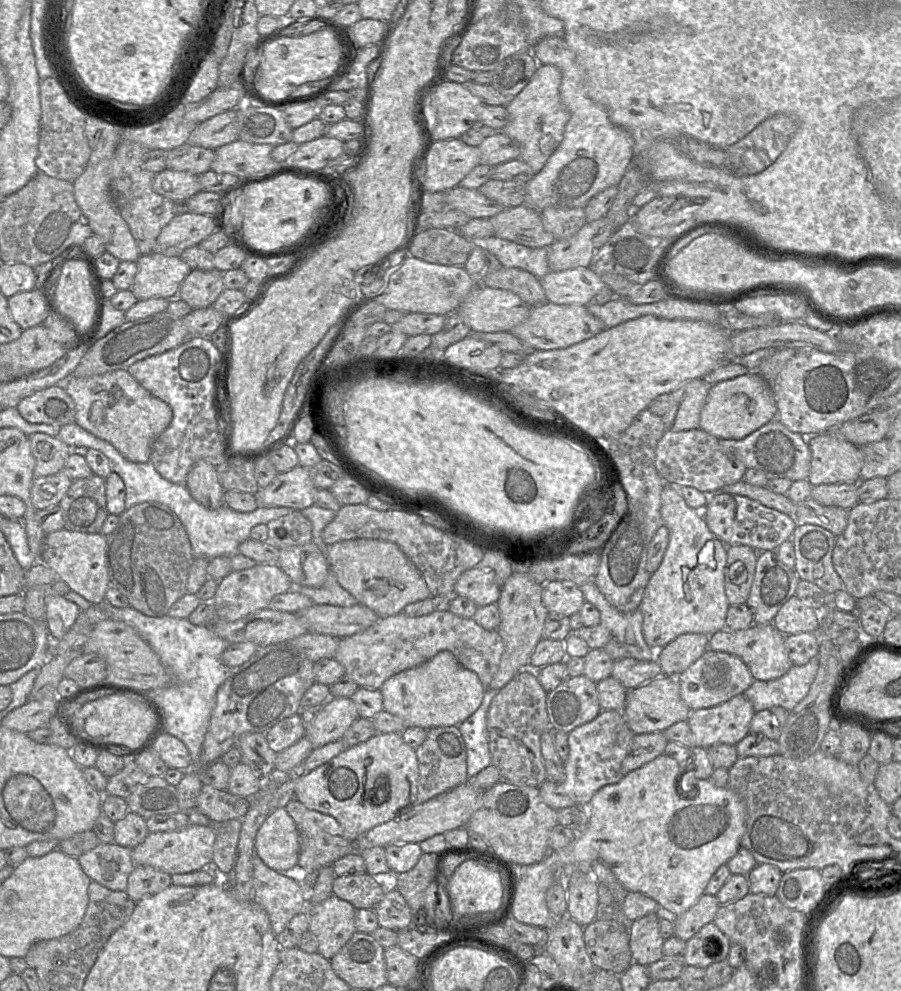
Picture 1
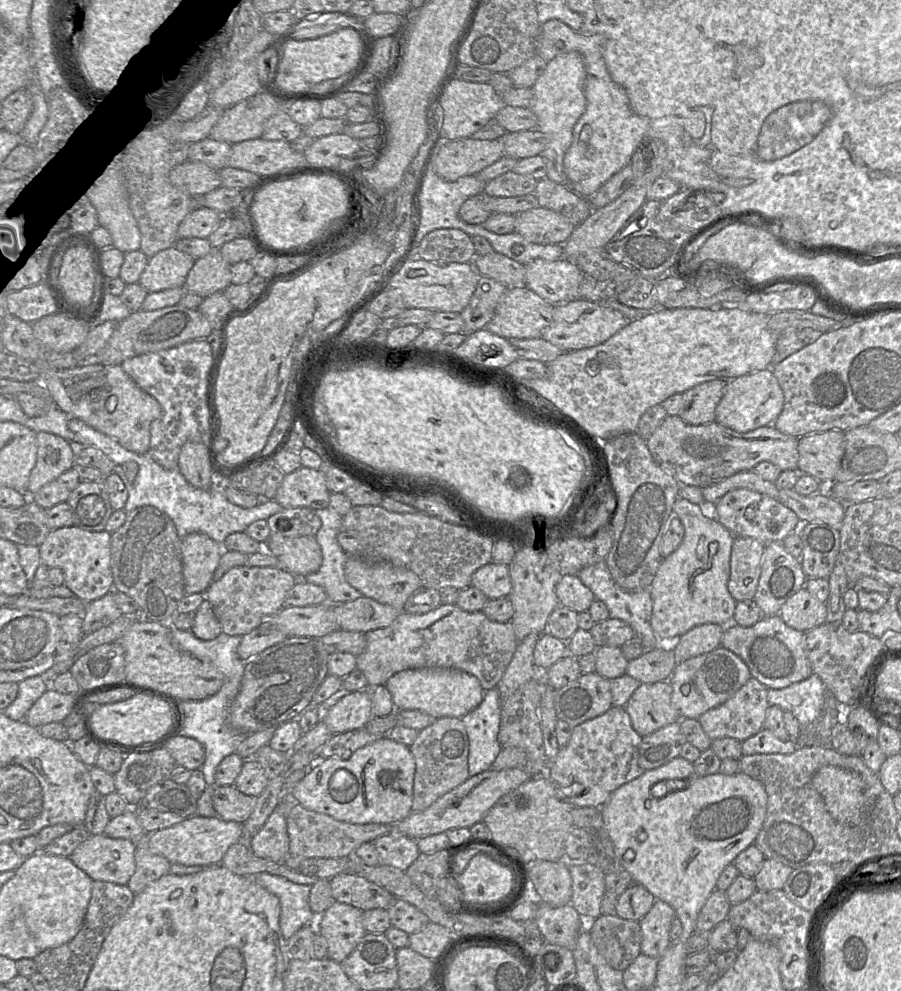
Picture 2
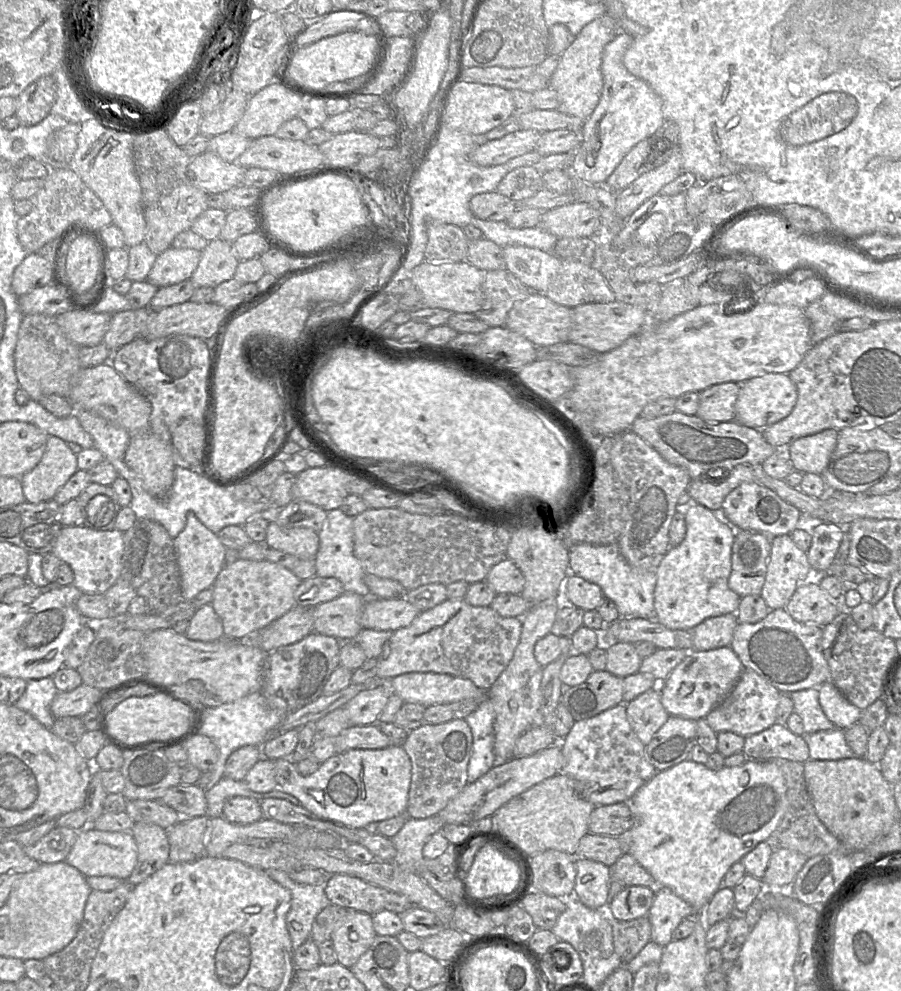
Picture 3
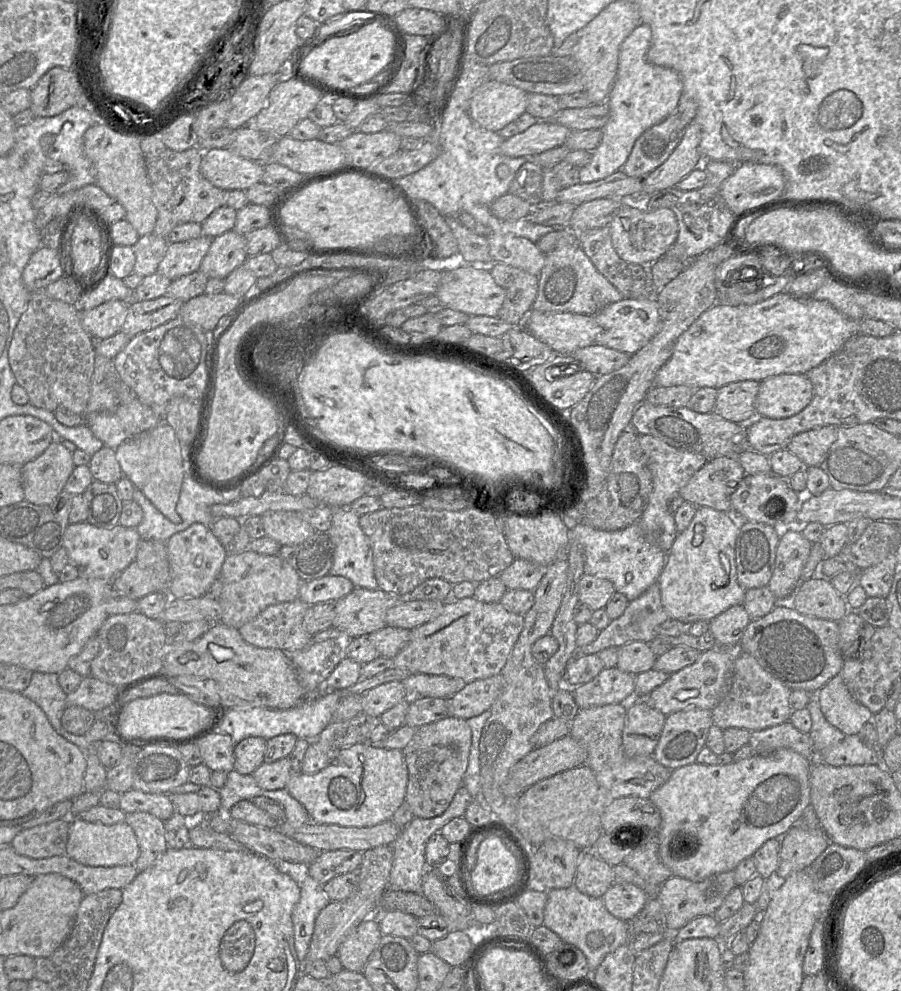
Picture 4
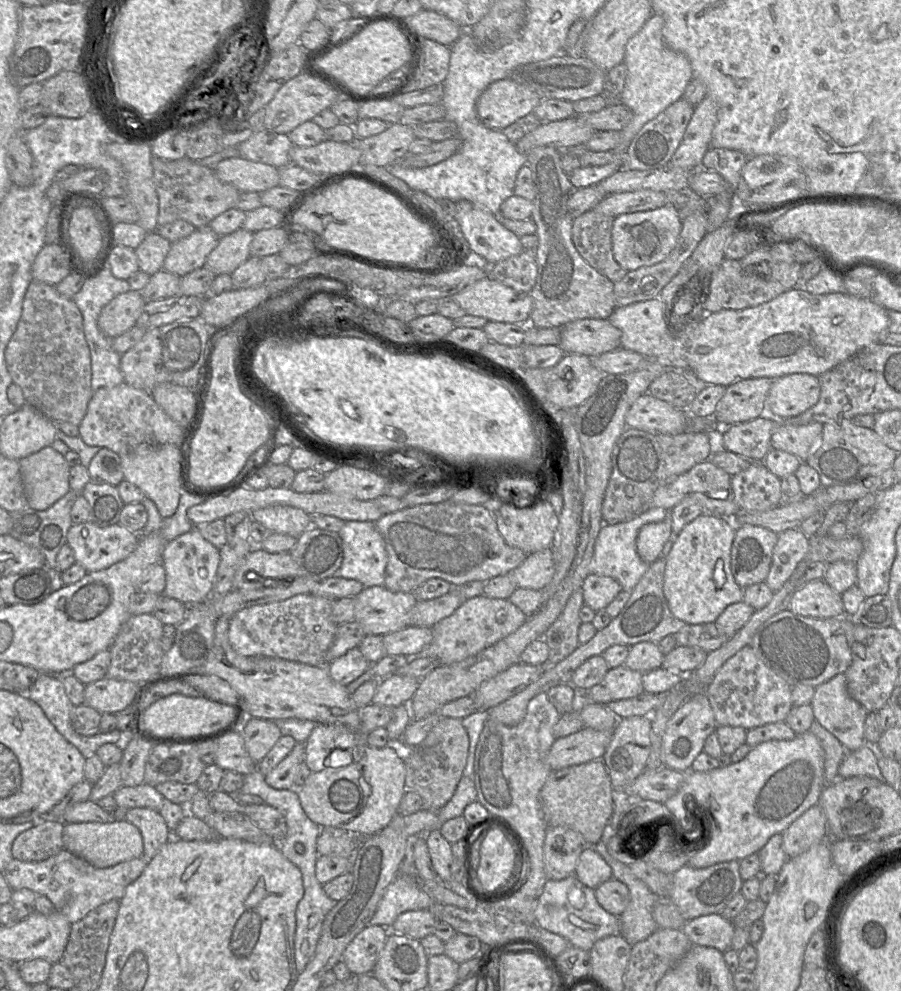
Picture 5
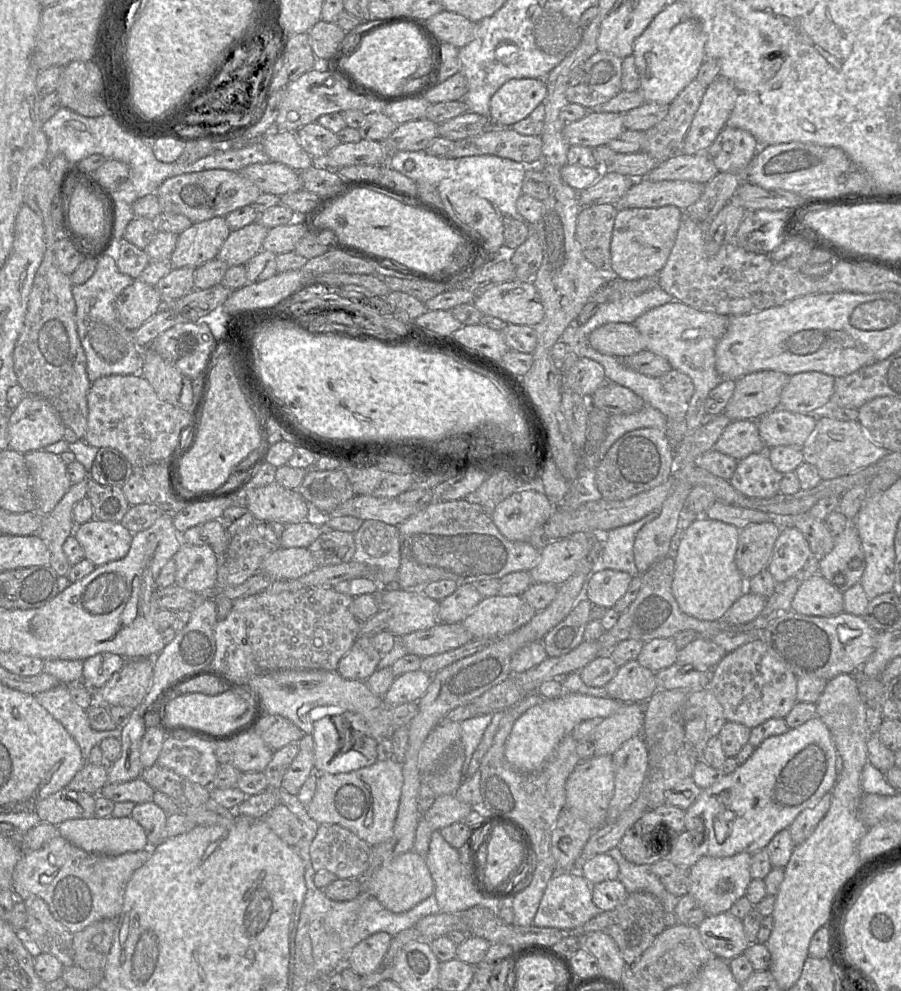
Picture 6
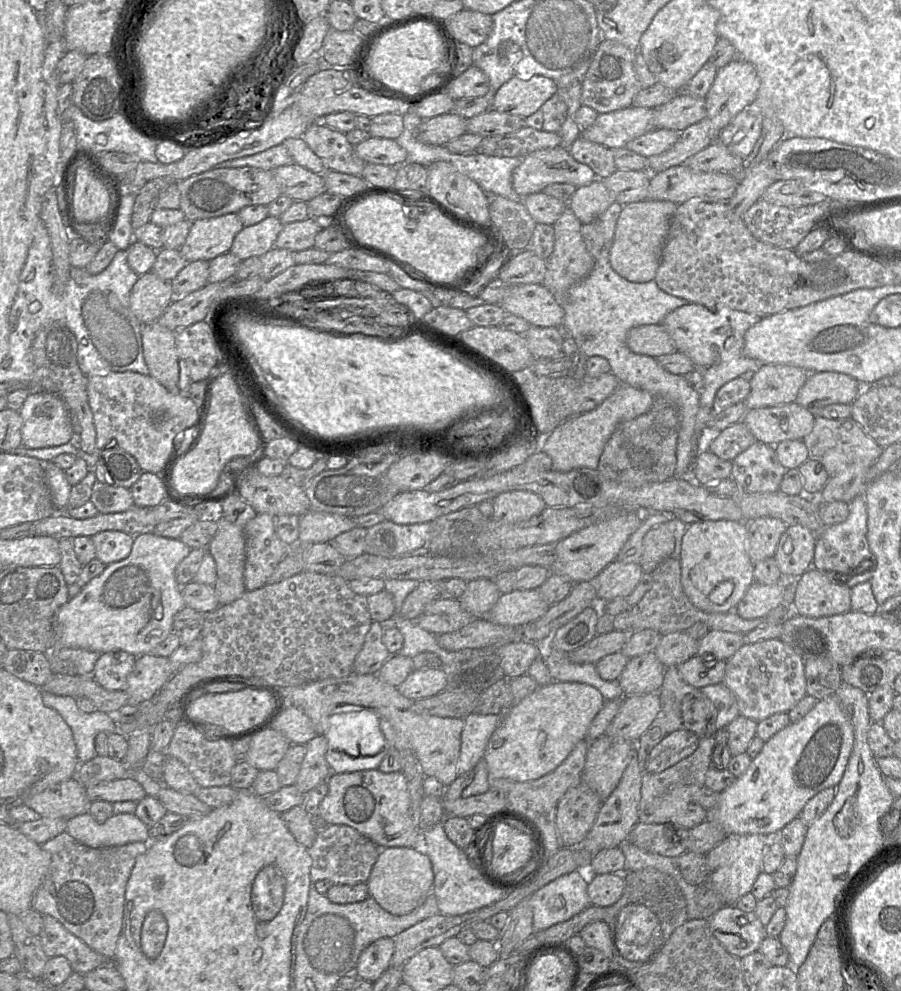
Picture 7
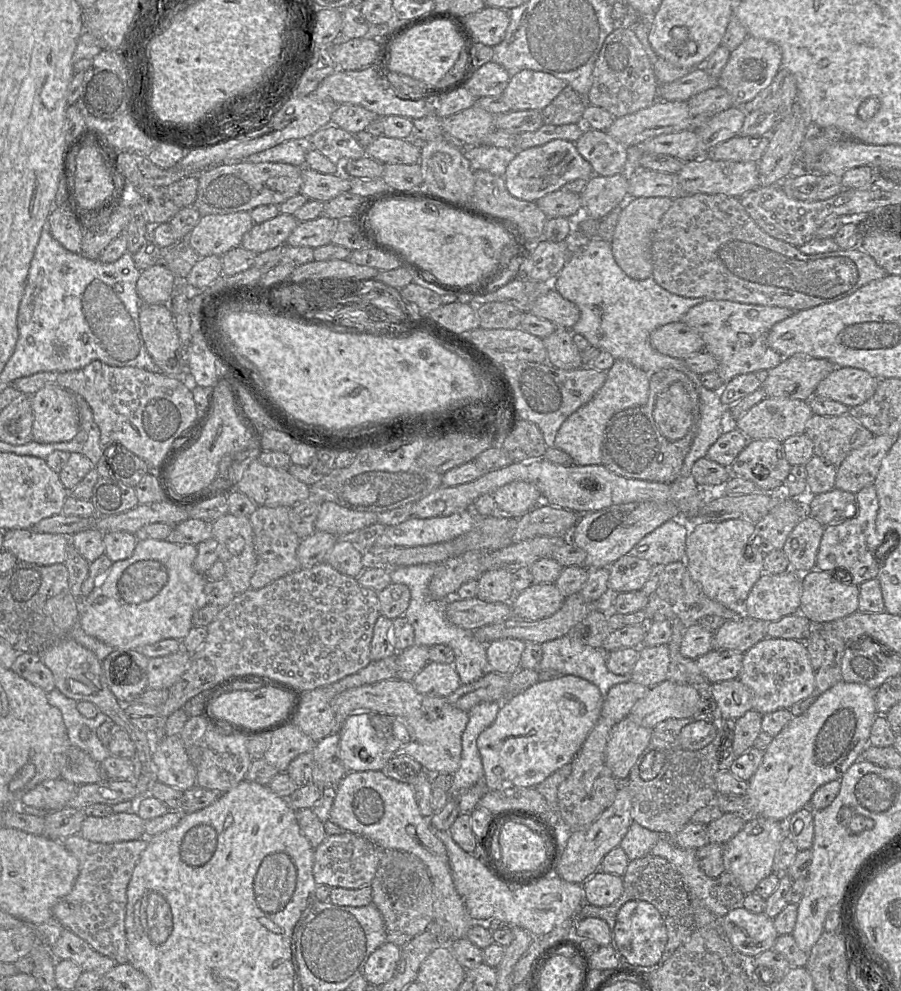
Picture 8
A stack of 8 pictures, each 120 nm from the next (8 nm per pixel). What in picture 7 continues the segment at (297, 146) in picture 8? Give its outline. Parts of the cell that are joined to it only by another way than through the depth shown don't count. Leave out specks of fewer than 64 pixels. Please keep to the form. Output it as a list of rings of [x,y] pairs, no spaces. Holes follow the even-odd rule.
[[[282,143],[254,155],[222,162],[215,168],[240,168],[248,166],[271,170],[292,163],[294,163],[293,159],[286,146]]]

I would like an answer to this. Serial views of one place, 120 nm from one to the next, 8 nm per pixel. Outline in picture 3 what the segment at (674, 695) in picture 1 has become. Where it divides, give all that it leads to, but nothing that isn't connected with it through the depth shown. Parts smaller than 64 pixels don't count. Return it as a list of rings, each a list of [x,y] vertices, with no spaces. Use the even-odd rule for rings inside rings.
[[[659,685],[625,704],[632,730],[646,746],[670,717],[661,703]]]

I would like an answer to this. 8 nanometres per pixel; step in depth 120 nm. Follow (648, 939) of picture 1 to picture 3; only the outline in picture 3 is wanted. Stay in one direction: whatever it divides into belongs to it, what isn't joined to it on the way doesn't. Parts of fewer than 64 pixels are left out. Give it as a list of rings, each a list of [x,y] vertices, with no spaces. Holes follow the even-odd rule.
[[[657,886],[647,916],[651,924],[651,941],[665,947],[682,920],[696,915],[695,910],[670,888]]]

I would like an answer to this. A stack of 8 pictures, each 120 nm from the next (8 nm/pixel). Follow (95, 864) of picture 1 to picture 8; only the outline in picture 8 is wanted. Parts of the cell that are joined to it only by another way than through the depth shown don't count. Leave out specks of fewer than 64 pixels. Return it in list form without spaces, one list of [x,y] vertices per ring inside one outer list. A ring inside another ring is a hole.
[[[135,812],[114,813],[107,817],[87,815],[80,835],[92,842],[116,843],[145,837],[145,823]]]

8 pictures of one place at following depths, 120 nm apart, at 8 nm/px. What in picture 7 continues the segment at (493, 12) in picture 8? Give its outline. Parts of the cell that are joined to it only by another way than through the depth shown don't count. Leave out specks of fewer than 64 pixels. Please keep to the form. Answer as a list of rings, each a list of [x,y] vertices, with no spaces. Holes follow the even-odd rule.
[[[469,9],[439,20],[444,32],[453,42],[465,43],[472,48],[482,44],[493,28],[492,15]]]

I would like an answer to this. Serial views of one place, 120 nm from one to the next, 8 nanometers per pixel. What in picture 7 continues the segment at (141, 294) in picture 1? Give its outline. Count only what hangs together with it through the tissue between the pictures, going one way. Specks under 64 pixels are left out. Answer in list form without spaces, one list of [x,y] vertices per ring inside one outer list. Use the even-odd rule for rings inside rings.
[[[237,213],[193,221],[179,252],[188,263],[211,261],[230,251],[234,238],[243,228]]]

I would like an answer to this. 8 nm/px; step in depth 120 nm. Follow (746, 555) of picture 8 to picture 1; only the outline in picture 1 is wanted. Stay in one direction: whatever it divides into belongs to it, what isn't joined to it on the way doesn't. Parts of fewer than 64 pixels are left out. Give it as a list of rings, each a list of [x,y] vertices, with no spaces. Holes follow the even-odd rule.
[[[665,485],[661,492],[660,514],[663,525],[669,531],[669,543],[660,566],[651,574],[638,607],[643,615],[644,640],[654,650],[663,648],[681,634],[701,633],[710,636],[726,628],[726,614],[730,606],[724,580],[726,544],[710,531],[705,520],[686,504],[679,489],[673,485]]]

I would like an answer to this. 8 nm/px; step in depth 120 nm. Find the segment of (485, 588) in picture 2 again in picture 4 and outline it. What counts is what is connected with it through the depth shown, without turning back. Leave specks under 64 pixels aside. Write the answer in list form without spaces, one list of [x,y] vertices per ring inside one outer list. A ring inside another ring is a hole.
[[[521,558],[513,562],[498,576],[507,590],[534,591],[544,575],[544,567]]]

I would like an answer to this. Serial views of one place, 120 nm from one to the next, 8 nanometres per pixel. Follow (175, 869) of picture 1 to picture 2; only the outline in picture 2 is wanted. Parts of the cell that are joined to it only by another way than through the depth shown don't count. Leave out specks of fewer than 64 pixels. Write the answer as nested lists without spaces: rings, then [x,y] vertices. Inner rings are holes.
[[[195,814],[169,828],[146,834],[148,847],[152,853],[165,857],[171,864],[195,866],[220,864],[229,847],[242,840],[242,833],[241,823]]]

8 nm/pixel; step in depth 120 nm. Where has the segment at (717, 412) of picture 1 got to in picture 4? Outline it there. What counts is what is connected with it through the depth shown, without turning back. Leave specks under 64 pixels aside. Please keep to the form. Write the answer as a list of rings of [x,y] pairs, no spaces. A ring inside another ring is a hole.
[[[779,374],[760,382],[754,407],[756,417],[788,418],[812,399],[812,384],[806,374]]]

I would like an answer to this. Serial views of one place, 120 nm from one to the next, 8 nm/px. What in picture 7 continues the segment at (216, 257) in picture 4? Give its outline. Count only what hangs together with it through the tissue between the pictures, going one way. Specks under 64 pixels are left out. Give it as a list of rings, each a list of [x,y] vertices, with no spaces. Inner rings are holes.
[[[268,216],[255,225],[244,227],[234,238],[230,252],[241,261],[260,257],[274,247],[283,226],[278,217]]]

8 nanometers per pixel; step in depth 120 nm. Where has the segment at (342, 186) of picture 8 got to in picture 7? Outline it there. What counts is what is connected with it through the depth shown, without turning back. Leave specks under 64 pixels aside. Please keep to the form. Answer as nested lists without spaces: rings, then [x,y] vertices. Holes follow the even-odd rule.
[[[288,164],[271,169],[281,188],[281,195],[286,195],[294,201],[308,202],[324,193],[325,182],[321,174],[296,164]]]

